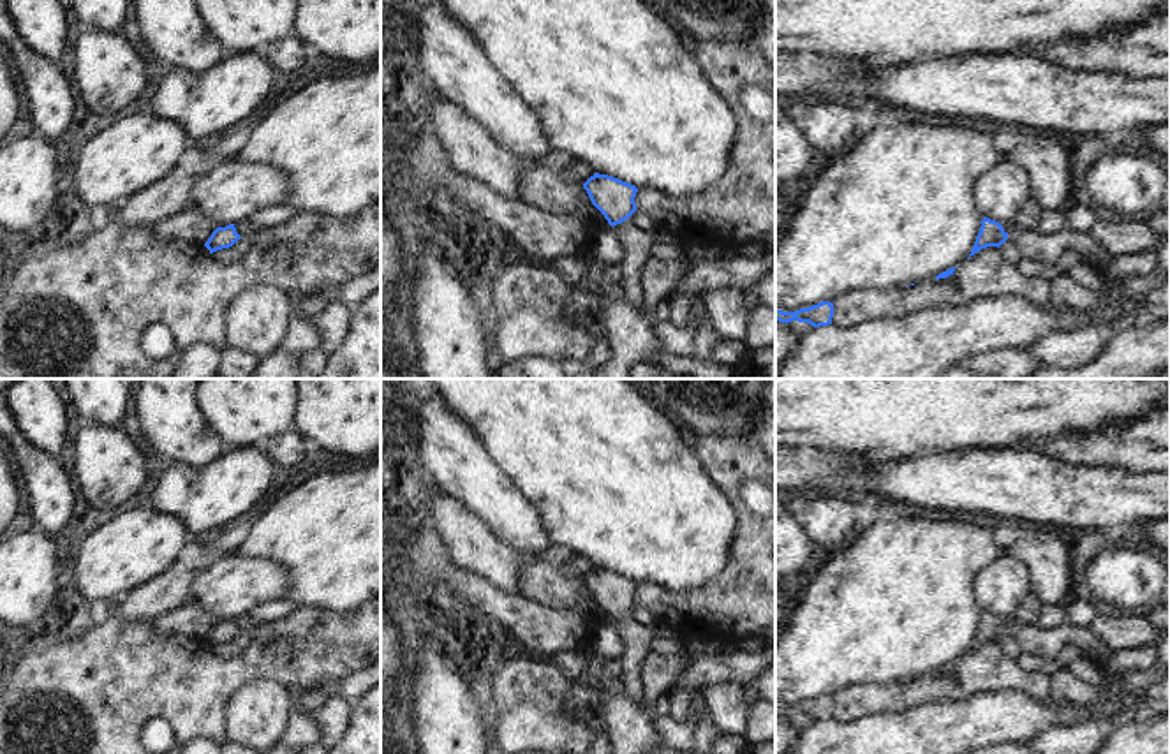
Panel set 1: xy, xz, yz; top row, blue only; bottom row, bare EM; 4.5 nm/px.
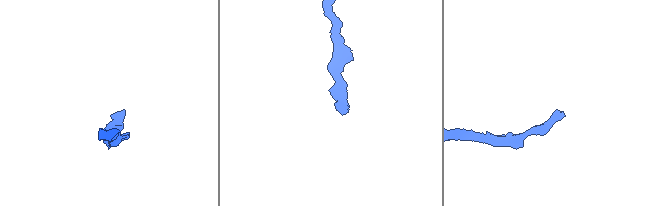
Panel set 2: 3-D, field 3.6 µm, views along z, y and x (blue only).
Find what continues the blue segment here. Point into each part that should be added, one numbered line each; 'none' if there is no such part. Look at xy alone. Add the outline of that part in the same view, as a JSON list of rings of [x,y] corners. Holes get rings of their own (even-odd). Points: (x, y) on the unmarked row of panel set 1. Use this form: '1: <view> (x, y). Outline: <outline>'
none.

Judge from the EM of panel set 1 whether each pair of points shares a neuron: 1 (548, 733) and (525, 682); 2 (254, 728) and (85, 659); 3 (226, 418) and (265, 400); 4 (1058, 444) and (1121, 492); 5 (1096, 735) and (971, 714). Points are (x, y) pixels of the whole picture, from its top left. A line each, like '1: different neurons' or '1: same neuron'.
1: same neuron
2: different neurons
3: same neuron
4: different neurons
5: different neurons

